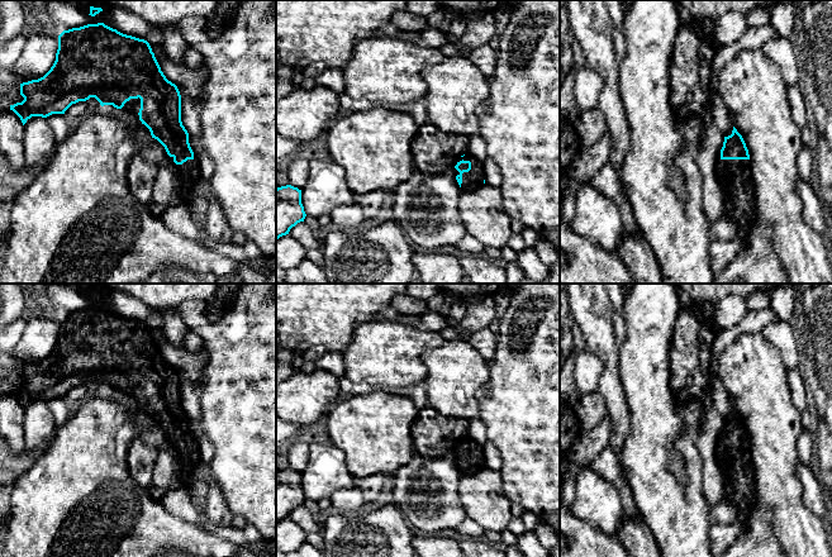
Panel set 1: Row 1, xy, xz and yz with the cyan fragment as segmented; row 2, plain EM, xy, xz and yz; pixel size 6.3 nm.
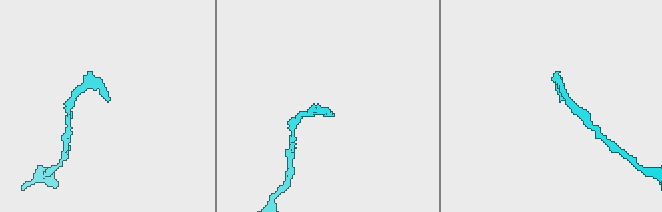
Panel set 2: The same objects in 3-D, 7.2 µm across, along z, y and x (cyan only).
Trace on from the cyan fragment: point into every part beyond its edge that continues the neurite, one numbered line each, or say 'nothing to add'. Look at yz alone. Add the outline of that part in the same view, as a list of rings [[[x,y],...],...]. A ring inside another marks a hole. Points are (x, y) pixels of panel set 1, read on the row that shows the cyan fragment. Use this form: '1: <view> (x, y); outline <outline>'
1: yz (735, 176); outline [[[721,160],[715,175],[722,186],[724,213],[737,223],[743,243],[753,220],[759,216],[756,189],[750,160]]]

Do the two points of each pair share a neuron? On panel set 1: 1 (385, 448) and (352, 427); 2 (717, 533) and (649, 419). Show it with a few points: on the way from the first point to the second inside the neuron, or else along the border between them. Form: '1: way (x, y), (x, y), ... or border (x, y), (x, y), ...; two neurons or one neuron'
1: way (378, 441), (366, 438), (360, 432); one neuron
2: border (712, 522), (709, 543); two neurons

